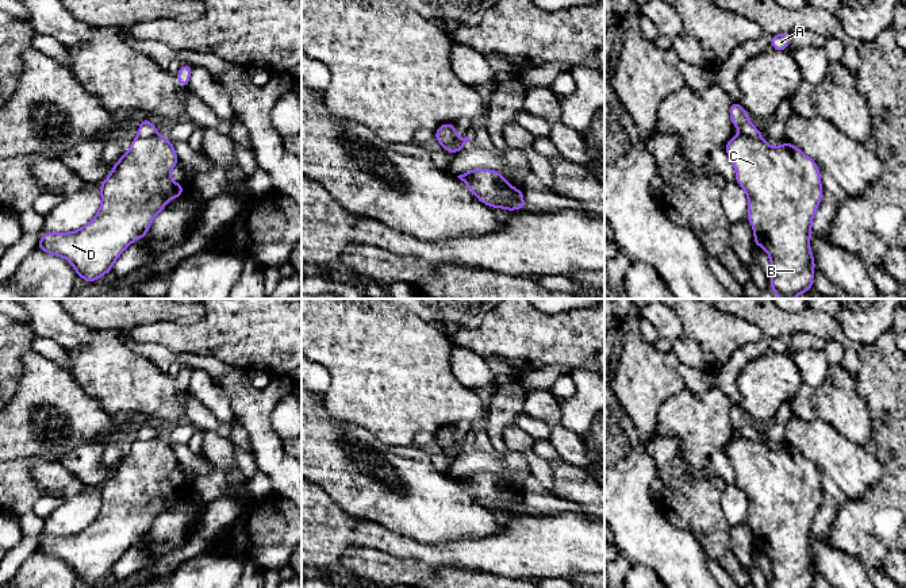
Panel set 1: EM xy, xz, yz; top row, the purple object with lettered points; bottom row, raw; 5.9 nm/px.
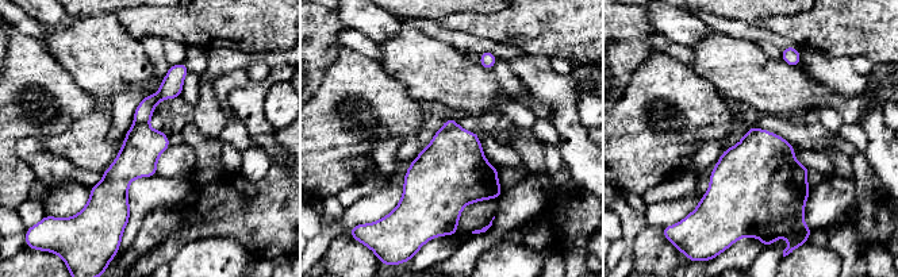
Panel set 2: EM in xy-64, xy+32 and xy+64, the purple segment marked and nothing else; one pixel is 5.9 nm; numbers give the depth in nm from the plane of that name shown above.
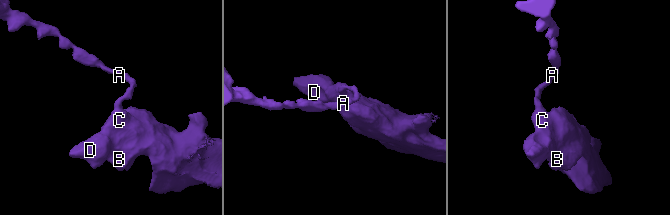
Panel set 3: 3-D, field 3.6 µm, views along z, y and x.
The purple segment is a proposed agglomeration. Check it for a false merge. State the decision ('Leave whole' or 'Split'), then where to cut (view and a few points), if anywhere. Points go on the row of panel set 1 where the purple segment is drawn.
Split. Split along xy (157, 133), (149, 137), (138, 135)

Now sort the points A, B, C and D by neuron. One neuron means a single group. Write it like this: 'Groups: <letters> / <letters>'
Groups: A / B C D

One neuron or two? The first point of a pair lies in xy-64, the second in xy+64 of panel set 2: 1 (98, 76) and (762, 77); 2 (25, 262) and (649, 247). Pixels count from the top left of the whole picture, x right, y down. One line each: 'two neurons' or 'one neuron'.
1: one neuron
2: one neuron

